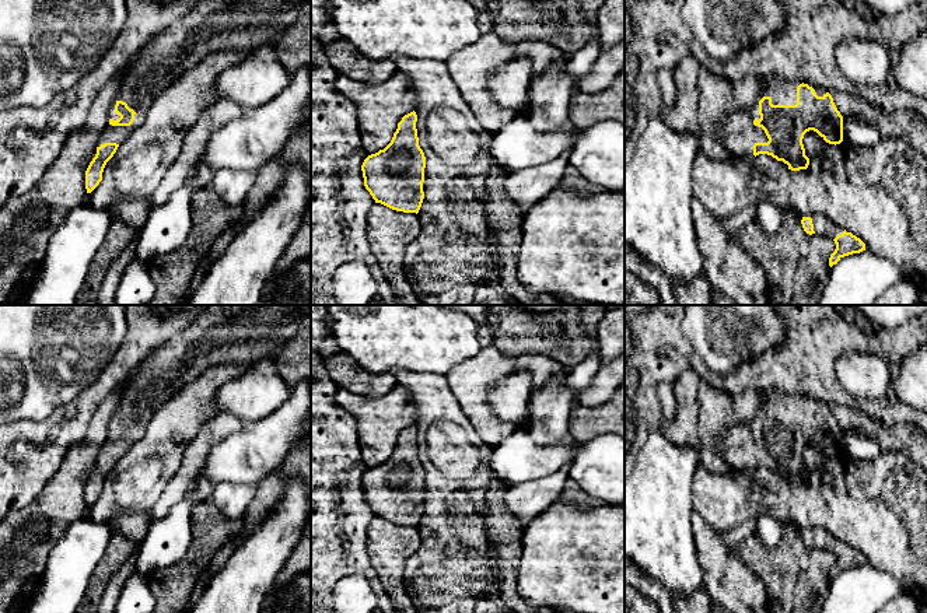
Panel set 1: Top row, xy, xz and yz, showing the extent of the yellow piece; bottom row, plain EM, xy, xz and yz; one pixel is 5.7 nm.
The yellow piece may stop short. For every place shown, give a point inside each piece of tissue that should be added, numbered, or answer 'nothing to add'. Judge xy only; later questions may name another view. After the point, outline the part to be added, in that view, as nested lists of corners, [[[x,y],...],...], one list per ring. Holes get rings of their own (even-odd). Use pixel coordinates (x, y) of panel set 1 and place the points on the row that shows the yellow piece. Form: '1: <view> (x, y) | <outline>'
1: xy (252, 25) | [[[200,0],[193,10],[167,29],[153,36],[127,64],[120,87],[108,109],[108,120],[97,147],[105,143],[123,143],[143,122],[153,101],[182,74],[193,69],[207,55],[218,50],[262,52],[294,24],[311,14],[311,0]],[[118,101],[127,104],[136,112],[130,126],[112,126],[111,119],[120,116],[115,112]]]

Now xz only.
nothing to add

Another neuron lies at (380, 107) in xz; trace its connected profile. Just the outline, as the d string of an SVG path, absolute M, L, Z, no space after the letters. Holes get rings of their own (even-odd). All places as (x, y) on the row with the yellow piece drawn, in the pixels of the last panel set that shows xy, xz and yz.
M402 71L377 84L339 74L335 88L357 109L361 146L368 155L391 143L398 123L417 105L414 83Z

